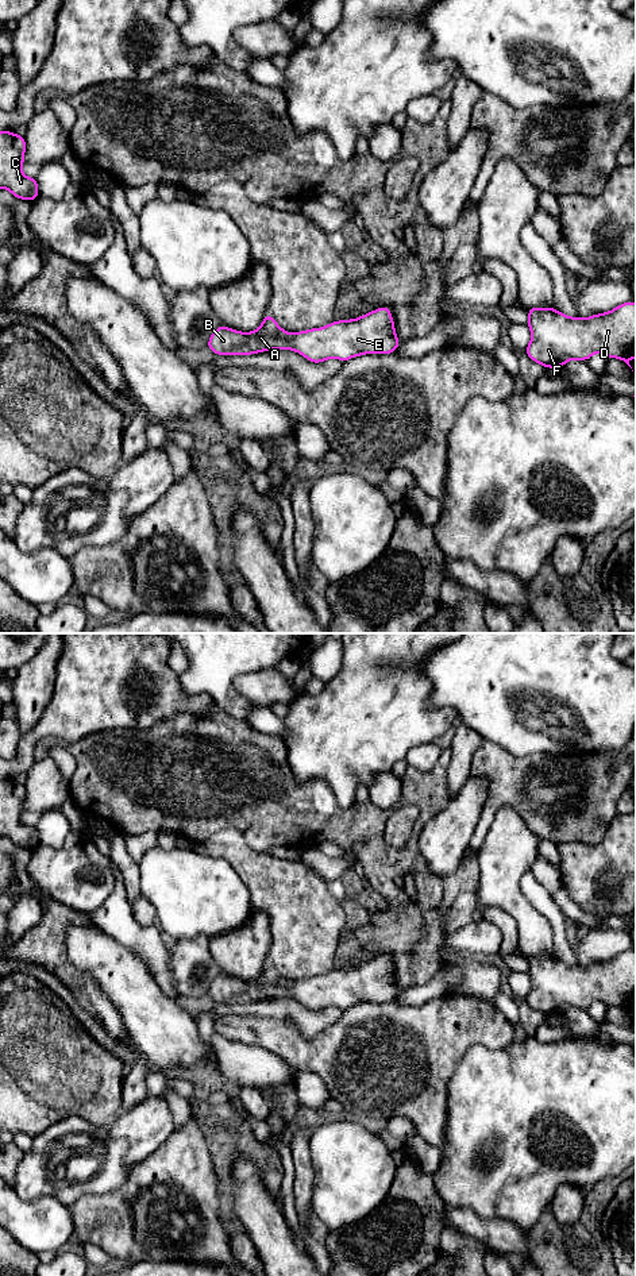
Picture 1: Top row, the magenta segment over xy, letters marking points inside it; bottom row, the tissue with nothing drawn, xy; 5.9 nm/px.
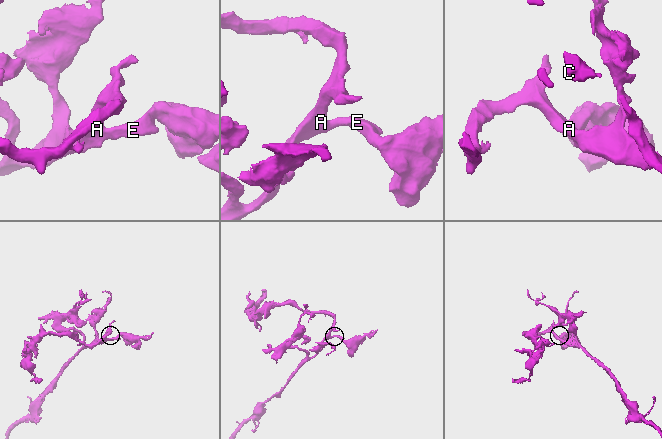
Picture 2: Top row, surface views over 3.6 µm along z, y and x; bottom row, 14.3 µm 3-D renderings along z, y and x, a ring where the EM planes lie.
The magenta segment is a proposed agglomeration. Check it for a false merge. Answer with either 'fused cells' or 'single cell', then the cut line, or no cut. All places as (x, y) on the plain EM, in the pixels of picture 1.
single cell | no cut

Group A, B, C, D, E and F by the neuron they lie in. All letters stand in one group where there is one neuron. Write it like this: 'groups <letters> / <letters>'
groups A B C D E F

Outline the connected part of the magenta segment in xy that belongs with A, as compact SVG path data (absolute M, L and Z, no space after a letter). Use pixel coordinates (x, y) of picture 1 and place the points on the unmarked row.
M388 955L358 967L339 968L323 976L288 982L269 961L254 980L238 980L226 974L213 979L207 994L216 1003L250 1003L269 998L293 998L312 1011L329 1006L344 1010L363 1002L393 1002L401 992Z

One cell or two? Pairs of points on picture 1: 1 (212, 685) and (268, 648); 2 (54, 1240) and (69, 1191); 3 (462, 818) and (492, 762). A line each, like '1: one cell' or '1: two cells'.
1: one cell
2: two cells
3: two cells

